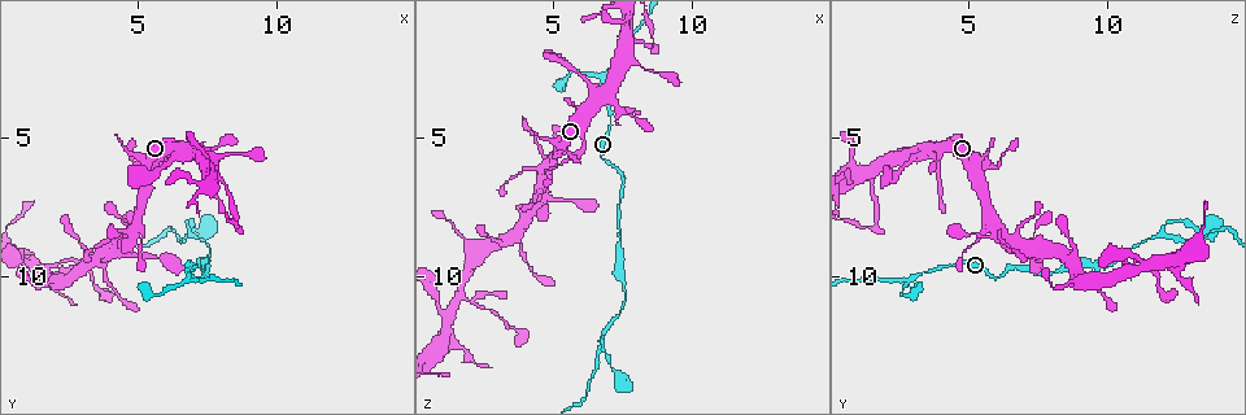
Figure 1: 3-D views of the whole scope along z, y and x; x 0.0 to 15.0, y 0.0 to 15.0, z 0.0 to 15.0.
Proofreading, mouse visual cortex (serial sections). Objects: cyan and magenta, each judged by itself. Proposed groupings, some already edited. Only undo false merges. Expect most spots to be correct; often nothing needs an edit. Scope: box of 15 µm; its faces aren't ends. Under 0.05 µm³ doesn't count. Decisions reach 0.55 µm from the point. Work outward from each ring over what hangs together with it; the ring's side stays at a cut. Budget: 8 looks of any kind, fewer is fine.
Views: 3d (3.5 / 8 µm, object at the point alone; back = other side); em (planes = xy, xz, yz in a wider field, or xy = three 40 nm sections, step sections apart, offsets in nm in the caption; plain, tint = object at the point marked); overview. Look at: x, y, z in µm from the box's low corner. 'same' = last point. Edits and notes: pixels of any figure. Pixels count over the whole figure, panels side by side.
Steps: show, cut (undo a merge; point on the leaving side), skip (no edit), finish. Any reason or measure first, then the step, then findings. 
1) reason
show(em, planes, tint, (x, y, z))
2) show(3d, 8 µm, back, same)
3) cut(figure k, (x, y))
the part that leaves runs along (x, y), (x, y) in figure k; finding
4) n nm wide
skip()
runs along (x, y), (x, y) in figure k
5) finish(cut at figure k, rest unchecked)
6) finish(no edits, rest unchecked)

show(3d, 3.5 µm, (7.7, 5.4, 4.1))

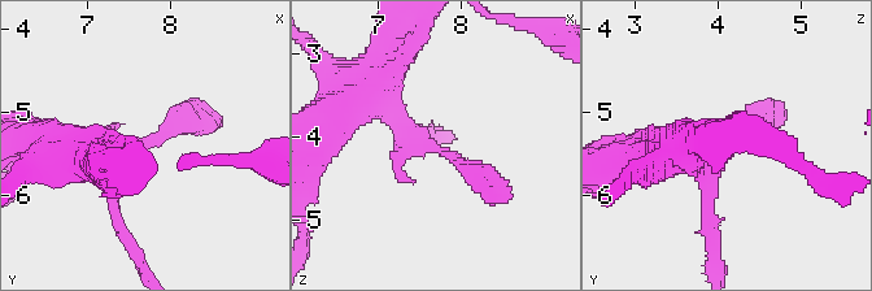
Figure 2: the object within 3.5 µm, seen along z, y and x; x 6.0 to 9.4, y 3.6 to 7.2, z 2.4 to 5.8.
shape alone is not enough
show(em, xy, step 1, tint, (7.80, 5.30, 4.20))

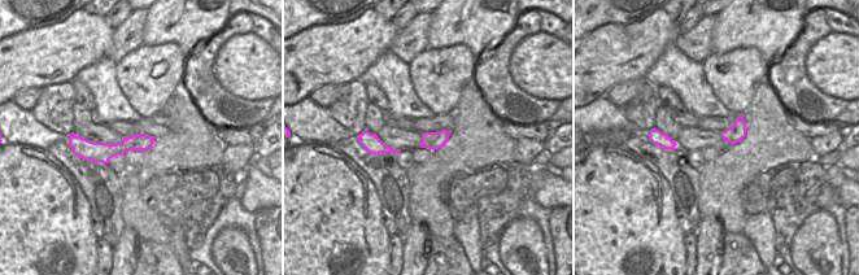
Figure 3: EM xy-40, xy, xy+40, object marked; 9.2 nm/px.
skip()
runs along (151, 139), (114, 149), (82, 145) in figure 3; continuous, no second cell

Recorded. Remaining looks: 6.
sharp bend
show(3d, 8 µm, (8.6, 8.2, 1.4))

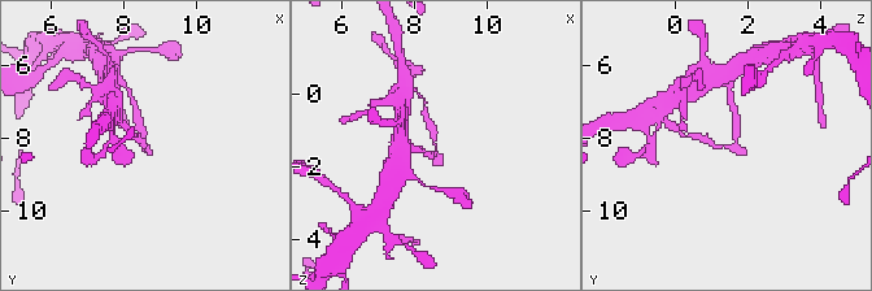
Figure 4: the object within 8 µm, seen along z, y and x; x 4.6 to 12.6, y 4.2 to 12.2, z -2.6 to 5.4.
closer look
show(3d, 3.5 µm, (8.6, 8.2, 1.5))

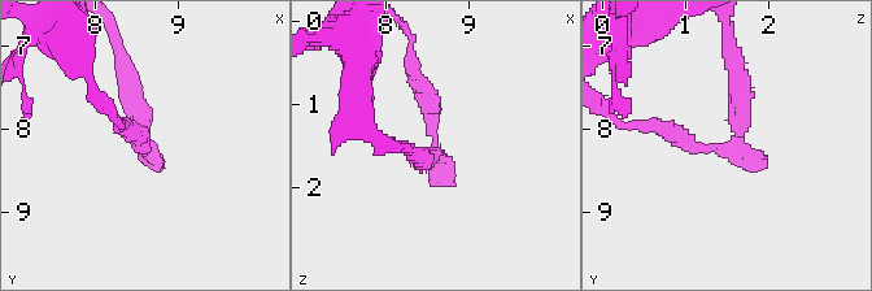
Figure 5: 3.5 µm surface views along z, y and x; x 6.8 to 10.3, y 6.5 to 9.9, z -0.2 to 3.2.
now the EM
show(em, xy, step 5, tint, (8.60, 8.25, 1.40))

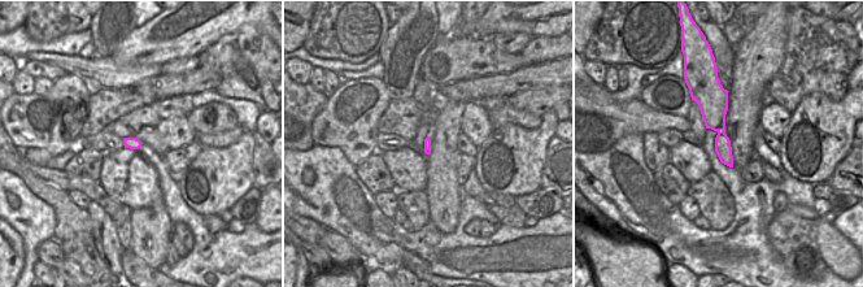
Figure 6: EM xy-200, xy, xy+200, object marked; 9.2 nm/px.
skip()
runs along (740, 79), (736, 148), (693, 148), (646, 124) in figure 5; one cell here

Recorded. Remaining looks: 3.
thin neck
show(3d, 3.5 µm, (6.9, 8.6, 11.8))

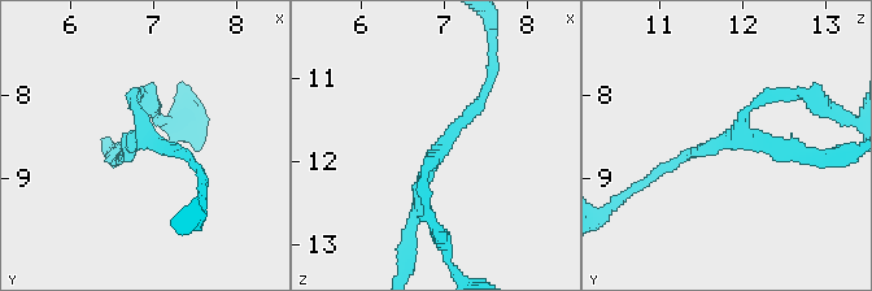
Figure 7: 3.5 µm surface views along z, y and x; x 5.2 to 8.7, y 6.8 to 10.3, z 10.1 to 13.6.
show(em, xy, step 5, tint, (6.95, 8.55, 11.80))

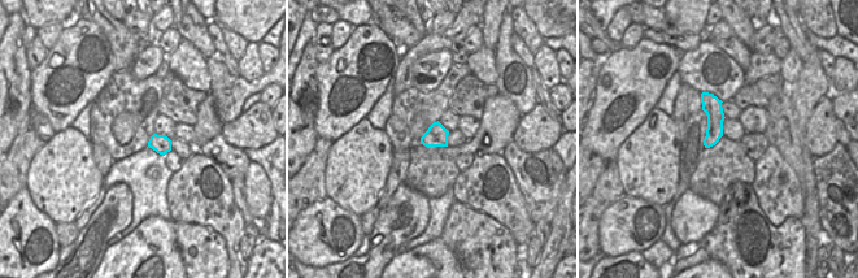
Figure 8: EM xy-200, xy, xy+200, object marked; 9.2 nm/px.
show(em, xy, step 3, tint, same)

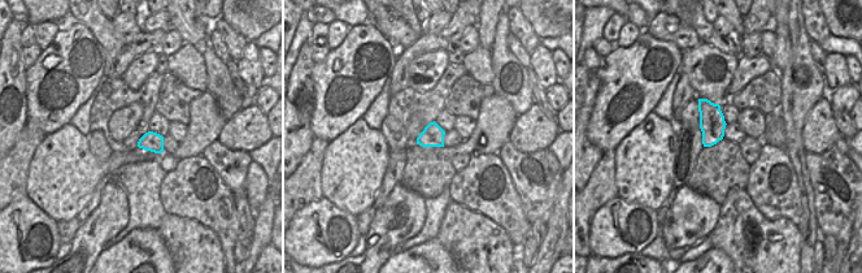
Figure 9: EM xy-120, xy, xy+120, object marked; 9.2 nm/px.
skip()
runs along (668, 166), (728, 142), (754, 103), (784, 95) in figure 7; one cell here

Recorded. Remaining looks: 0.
finish(no edits, rest unchecked)

